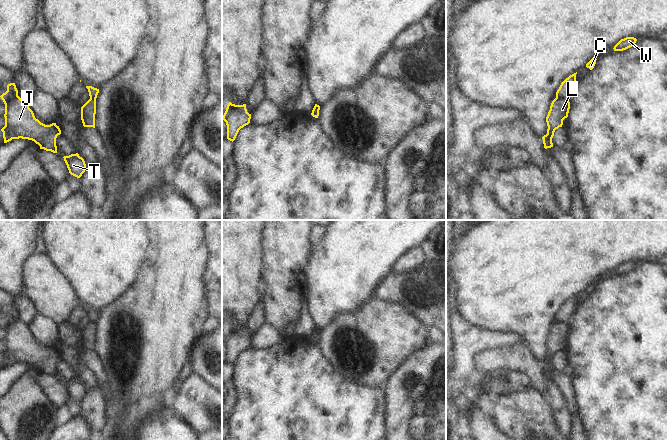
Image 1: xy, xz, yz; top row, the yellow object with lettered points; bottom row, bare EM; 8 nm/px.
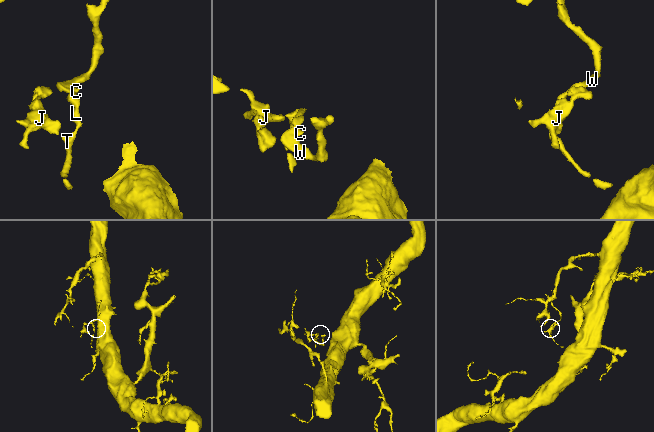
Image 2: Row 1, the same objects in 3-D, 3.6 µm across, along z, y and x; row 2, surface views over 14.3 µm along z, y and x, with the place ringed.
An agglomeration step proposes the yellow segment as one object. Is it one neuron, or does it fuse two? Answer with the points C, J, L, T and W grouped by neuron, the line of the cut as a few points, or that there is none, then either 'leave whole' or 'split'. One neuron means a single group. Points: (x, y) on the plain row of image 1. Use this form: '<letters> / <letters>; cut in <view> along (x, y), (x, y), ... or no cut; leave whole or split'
C W / J L T; cut in yz along (556, 321), (567, 323); split

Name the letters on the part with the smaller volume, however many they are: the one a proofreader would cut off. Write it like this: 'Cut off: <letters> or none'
Cut off: C, W

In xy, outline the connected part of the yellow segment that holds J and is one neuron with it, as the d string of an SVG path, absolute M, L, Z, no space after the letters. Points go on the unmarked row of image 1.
M15 307L7 309L7 315L1 320L5 328L4 367L12 363L28 363L40 370L40 373L57 377L56 362L61 354L56 347L45 349L35 342L29 327L18 320Z

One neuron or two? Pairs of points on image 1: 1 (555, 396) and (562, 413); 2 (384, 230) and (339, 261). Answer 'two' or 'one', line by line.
1: one
2: one

